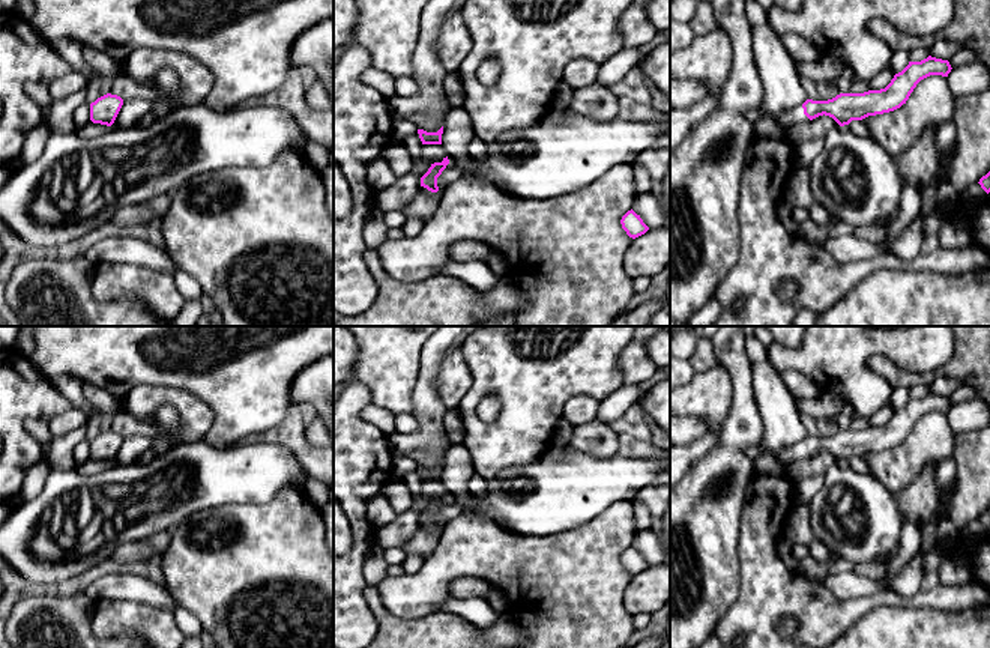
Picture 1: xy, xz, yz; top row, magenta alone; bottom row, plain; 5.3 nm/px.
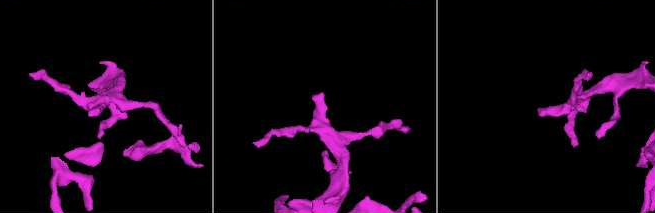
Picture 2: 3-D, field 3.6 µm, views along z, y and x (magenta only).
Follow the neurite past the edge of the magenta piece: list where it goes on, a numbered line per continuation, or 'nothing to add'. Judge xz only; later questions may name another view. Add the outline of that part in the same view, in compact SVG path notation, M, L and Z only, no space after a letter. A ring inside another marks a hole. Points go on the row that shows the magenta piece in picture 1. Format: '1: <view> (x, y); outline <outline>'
nothing to add

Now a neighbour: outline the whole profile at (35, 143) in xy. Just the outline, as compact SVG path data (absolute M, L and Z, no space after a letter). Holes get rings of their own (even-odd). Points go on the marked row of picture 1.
M41 81L29 86L29 93L41 105L44 113L44 120L36 129L30 132L21 149L20 159L23 165L36 161L42 155L50 134L47 119L48 119L50 107L54 102L50 93L50 81Z

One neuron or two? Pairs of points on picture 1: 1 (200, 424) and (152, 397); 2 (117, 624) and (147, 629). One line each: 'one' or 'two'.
1: one
2: one

